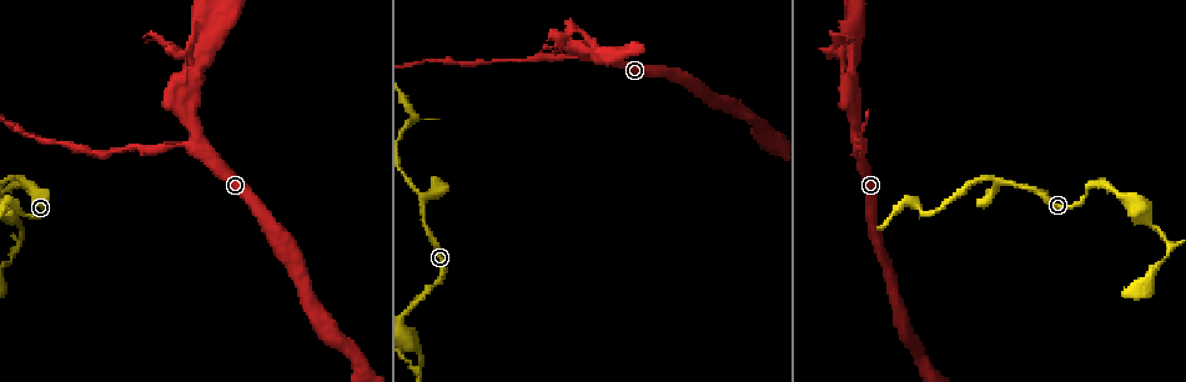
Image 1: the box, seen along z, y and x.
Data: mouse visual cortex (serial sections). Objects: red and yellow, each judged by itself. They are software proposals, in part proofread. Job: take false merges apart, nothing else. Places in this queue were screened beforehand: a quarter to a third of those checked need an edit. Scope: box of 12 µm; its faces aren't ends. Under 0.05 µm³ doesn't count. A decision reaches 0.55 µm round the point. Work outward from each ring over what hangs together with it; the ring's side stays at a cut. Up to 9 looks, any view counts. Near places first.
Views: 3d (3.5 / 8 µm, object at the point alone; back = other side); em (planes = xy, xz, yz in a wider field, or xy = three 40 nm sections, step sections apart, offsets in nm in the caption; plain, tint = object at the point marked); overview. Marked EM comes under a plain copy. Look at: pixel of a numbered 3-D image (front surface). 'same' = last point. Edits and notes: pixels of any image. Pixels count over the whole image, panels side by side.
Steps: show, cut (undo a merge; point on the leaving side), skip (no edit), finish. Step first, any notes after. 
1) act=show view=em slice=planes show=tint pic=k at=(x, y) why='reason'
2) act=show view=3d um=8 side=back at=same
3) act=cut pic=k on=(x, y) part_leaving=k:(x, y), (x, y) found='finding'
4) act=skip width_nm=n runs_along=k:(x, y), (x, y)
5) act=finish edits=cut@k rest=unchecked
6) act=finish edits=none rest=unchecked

act=show view=3d um=3.5 side=back pic=1 at=(423, 199) why='arms part here'

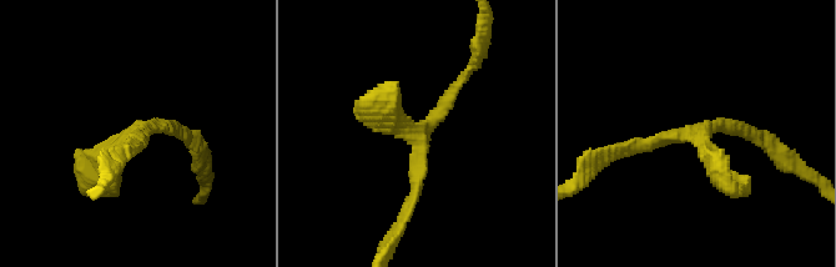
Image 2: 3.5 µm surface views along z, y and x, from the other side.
act=show view=em slice=planes show=tint pic=2 at=(418, 132) why='shape alone is not enough'

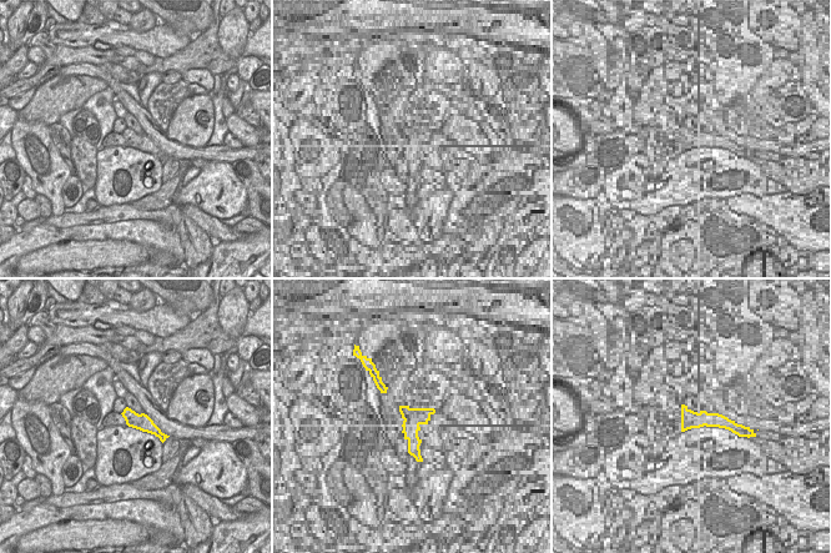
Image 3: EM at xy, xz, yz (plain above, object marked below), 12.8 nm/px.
act=skip runs_along=2:(407, 210), (418, 134), (468, 72) found='continuous, no second cell'

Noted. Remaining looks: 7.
act=show view=3d um=3.5 pic=1 at=(416, 116) why='sharp bend'

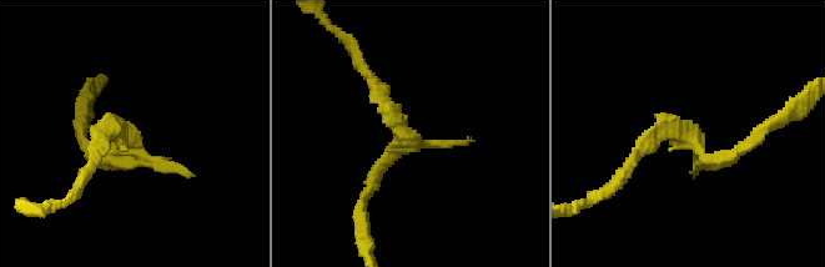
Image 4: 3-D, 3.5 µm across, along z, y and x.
act=show view=em slice=xy step=3 show=tint pic=4 at=(686, 137)

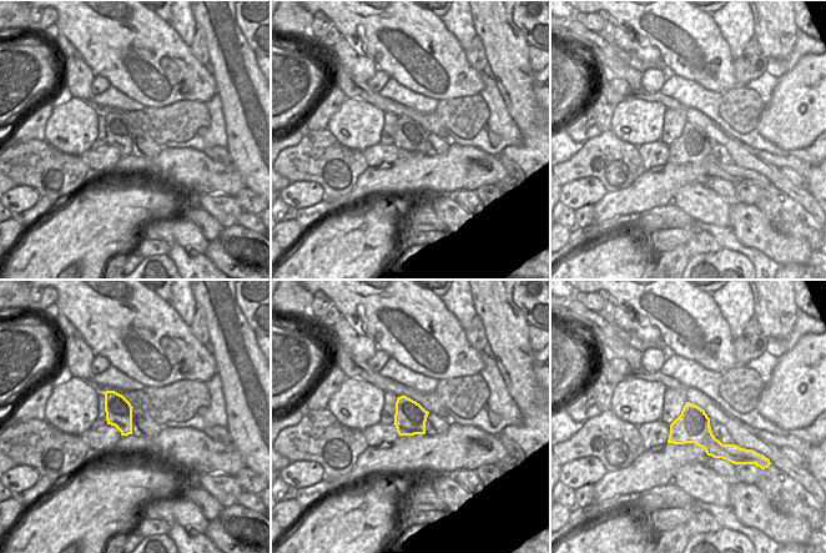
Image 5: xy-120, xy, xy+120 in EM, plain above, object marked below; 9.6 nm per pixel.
act=show view=em slice=xy step=1 show=tint at=same why='another direction'

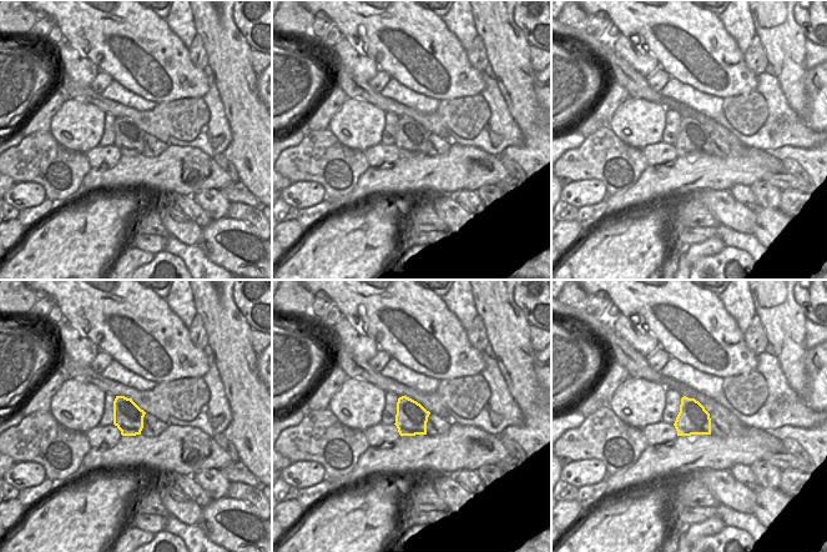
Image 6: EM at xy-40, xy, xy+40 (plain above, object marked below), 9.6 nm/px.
act=skip width_nm=300 runs_along=4:(742, 146), (707, 162), (662, 131), (627, 166) found='continuous, no second cell'

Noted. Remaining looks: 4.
act=show view=3d um=3.5 pic=1 at=(192, 146) why='a narrow waist'

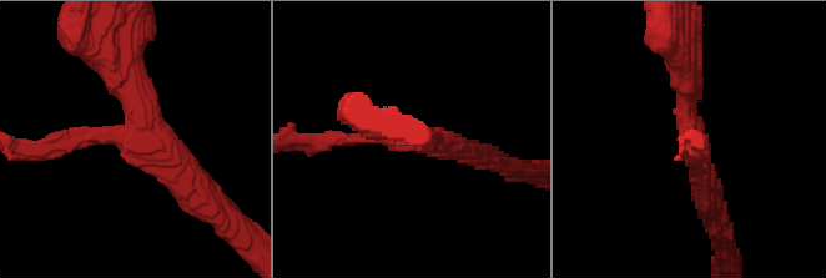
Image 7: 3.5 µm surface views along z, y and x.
act=show view=em slice=xy step=3 show=tint pic=7 at=(135, 136) arms=3 arm_widths_nm=150,300,350 why='shape alone is not enough'

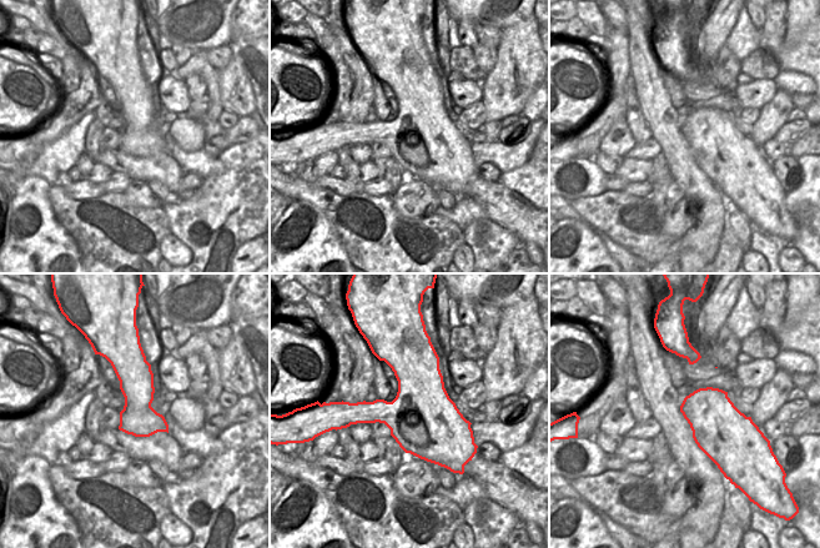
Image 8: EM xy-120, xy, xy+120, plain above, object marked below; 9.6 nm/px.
act=skip width_nm=650 runs_along=7:(196, 193), (135, 135), (112, 62) found='continuous, no second cell'

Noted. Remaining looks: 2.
act=show view=3d um=3.5 pic=1 at=(21, 244) why='sharp bend'

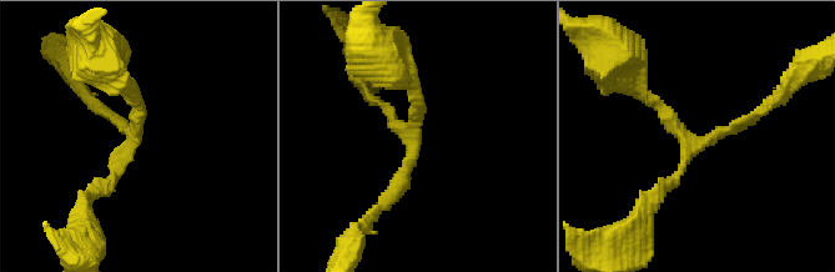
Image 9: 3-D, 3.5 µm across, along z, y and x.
act=show view=em slice=planes show=tint pic=9 at=(414, 130) arms=3 arm_widths_nm=150,150,200

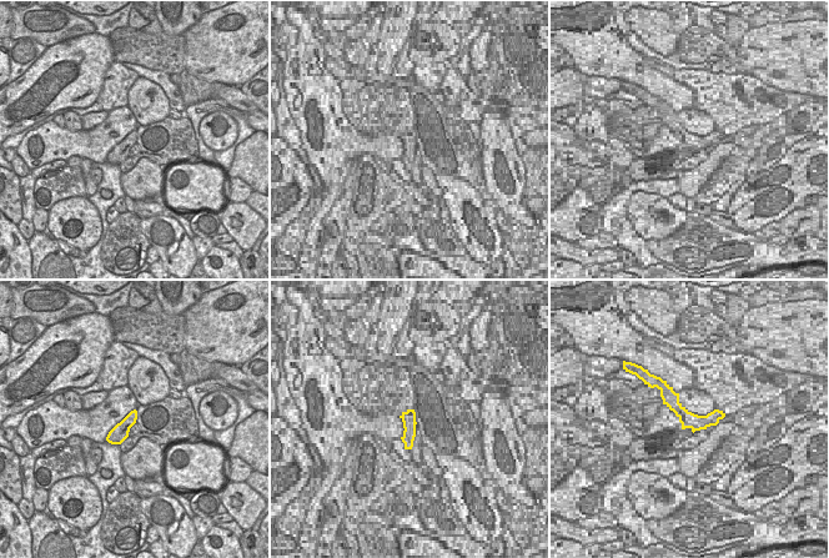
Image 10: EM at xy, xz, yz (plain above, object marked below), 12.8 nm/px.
act=skip runs_along=9:(122, 82), (137, 136), (87, 201) found='one cell here'

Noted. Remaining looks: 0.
act=finish edits=none rest=unchecked

